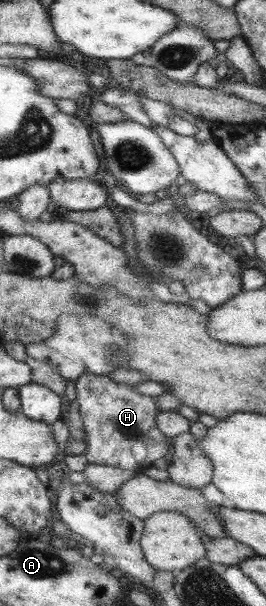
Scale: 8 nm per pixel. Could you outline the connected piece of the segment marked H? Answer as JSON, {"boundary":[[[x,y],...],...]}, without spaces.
{"boundary":[[[85,373],[75,380],[75,401],[78,403],[82,427],[86,434],[86,452],[83,455],[88,464],[112,466],[142,474],[153,461],[164,458],[170,451],[170,440],[156,428],[156,413],[160,408],[156,406],[155,397],[140,395],[132,387],[132,384],[115,382],[106,374]]]}

